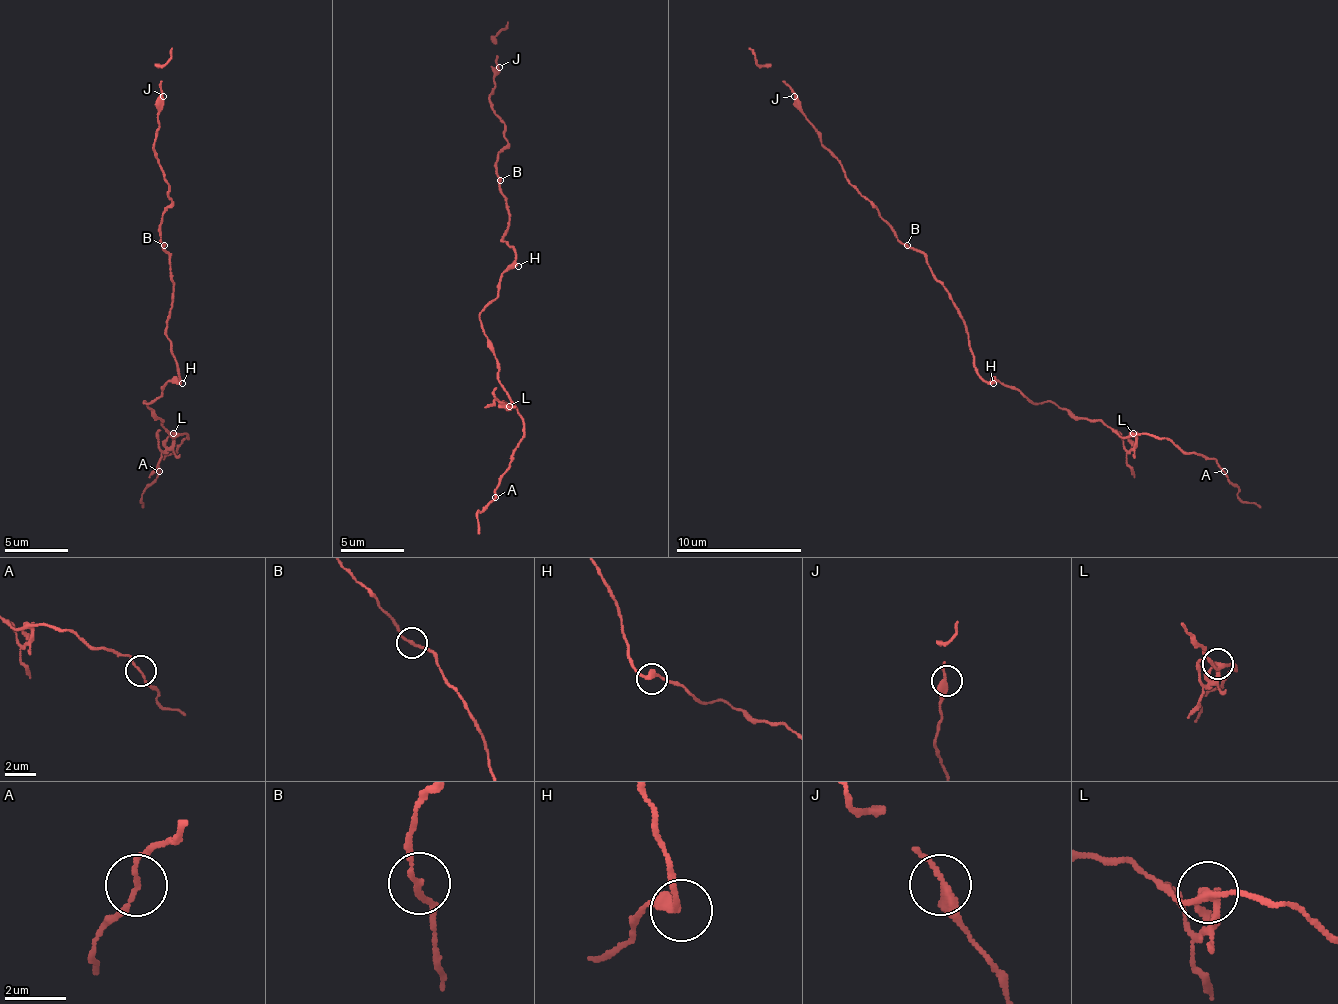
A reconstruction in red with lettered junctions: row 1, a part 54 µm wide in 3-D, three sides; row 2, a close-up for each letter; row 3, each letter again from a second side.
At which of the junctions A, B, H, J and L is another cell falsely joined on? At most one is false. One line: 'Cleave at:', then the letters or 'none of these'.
Cleave at: L

